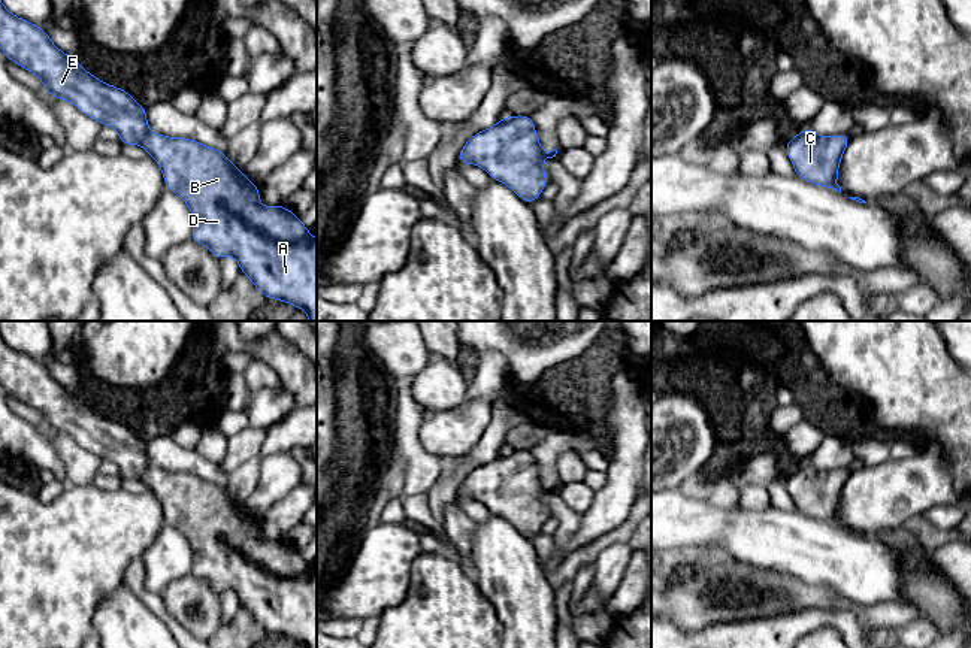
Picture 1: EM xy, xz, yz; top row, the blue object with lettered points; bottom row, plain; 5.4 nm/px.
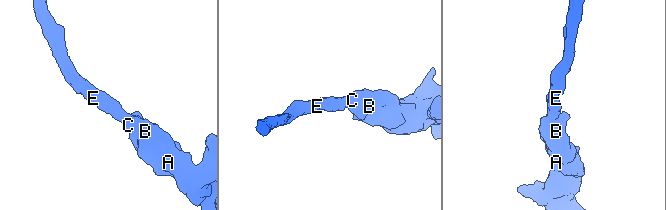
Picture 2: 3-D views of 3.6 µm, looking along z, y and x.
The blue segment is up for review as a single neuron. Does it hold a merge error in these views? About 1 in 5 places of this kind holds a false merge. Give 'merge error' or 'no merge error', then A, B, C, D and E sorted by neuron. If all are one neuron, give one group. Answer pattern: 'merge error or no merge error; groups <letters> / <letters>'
no merge error; groups A B C D E

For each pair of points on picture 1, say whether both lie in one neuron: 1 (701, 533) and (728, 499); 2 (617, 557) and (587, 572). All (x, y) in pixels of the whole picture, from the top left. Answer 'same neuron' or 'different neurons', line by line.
1: different neurons
2: different neurons

